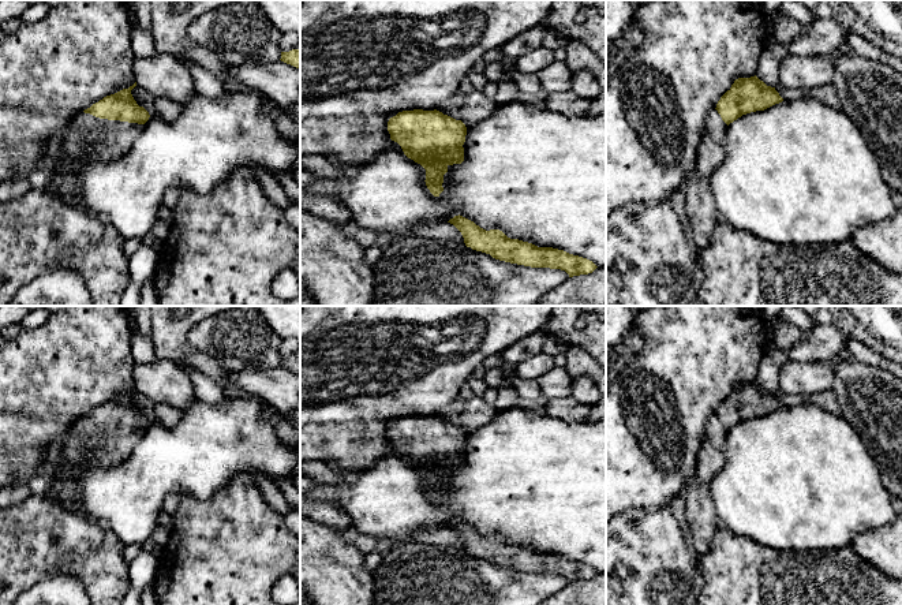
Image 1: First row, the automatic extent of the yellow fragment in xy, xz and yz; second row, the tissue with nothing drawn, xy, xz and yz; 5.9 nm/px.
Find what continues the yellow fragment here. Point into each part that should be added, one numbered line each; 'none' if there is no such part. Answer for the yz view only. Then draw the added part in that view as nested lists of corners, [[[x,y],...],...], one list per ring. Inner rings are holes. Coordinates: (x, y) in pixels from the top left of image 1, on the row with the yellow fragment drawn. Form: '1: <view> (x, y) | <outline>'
1: yz (699, 202) | [[[716,109],[705,119],[705,131],[699,145],[695,169],[688,176],[685,187],[685,210],[690,221],[692,242],[701,251],[710,243],[718,224],[715,199],[710,190],[710,179],[725,158],[723,135],[727,124]]]

